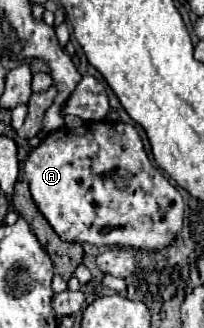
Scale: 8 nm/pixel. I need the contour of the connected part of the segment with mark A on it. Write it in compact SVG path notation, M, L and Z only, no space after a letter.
M100 120L86 122L82 128L64 126L48 134L40 146L28 154L28 158L22 162L22 170L38 210L54 232L66 242L156 250L170 244L182 228L184 200L180 192L166 180L166 176L152 166L140 134L130 124Z

